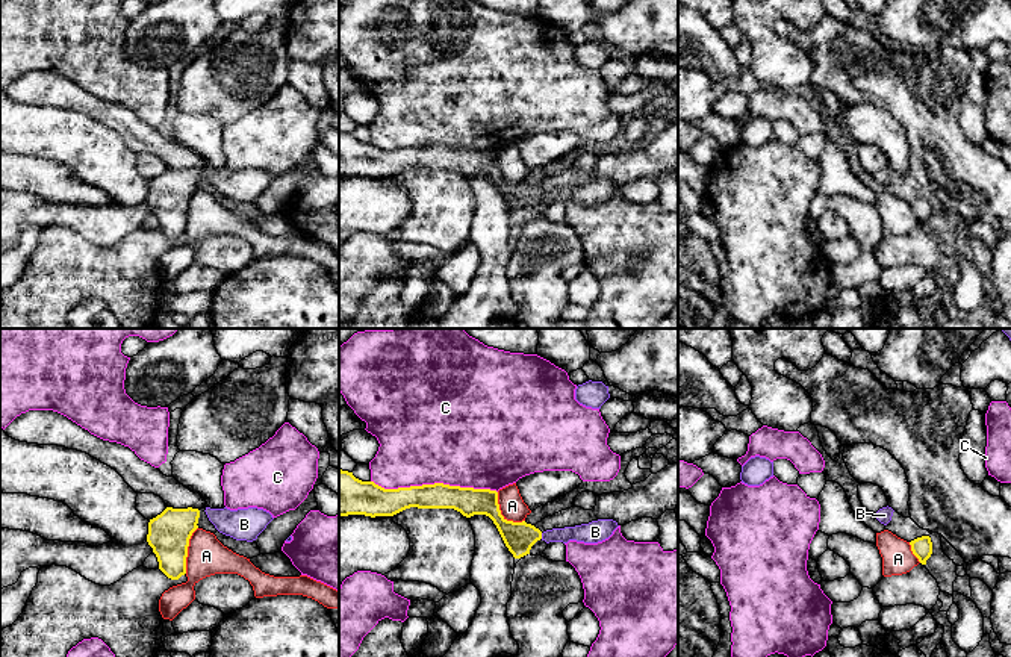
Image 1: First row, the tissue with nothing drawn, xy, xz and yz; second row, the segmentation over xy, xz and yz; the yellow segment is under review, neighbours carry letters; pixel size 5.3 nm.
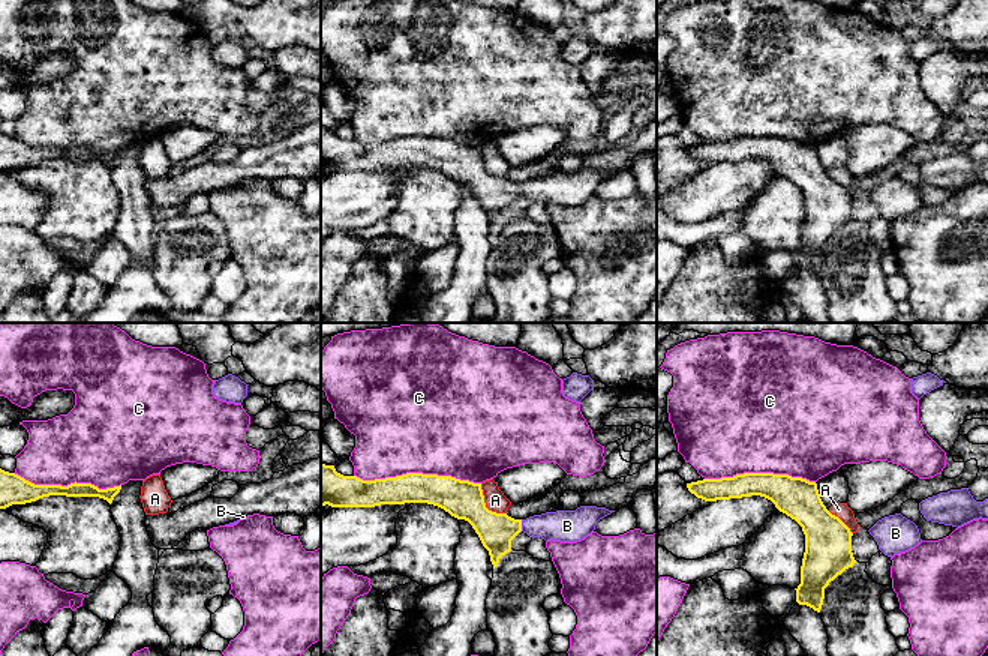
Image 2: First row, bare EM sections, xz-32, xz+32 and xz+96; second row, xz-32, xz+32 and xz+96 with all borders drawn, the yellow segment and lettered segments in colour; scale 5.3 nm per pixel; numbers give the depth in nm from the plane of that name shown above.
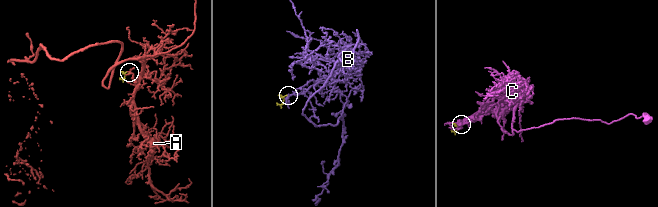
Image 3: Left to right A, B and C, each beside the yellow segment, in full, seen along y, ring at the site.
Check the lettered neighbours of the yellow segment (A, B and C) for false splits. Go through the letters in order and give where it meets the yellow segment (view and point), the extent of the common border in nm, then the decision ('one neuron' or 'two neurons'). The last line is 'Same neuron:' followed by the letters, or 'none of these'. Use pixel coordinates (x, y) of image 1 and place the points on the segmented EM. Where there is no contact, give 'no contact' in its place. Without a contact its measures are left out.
A: contact xz (501, 515); length 220 nm; two neurons
B: contact xz (541, 536); length 30 nm; one neuron
C: contact xz (435, 483); length 700 nm; two neurons
Same neuron: B

